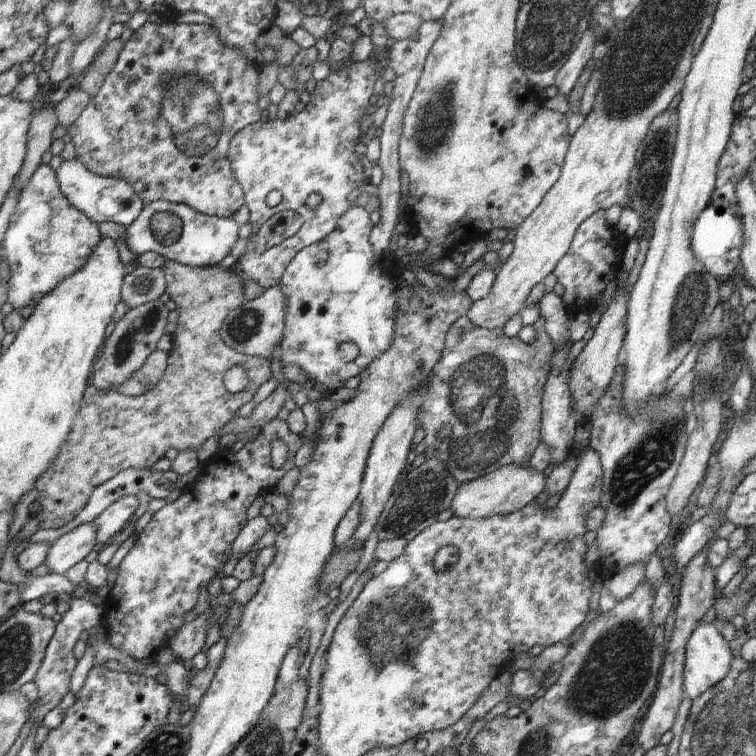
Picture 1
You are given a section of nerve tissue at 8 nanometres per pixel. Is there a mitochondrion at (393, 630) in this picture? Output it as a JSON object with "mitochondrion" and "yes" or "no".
{"mitochondrion":"yes"}

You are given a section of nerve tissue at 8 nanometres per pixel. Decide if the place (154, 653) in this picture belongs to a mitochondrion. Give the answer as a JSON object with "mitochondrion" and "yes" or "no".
{"mitochondrion":"no"}

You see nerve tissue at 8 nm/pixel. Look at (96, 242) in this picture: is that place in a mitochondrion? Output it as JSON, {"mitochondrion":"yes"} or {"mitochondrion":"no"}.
{"mitochondrion":"no"}

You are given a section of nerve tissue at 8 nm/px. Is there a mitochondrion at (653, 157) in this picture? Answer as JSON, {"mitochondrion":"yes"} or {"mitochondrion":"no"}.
{"mitochondrion":"yes"}

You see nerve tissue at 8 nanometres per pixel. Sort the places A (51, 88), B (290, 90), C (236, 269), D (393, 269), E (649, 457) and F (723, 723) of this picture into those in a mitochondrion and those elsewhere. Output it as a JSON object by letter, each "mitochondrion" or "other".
{"A":"other","B":"other","C":"other","D":"other","E":"mitochondrion","F":"mitochondrion"}

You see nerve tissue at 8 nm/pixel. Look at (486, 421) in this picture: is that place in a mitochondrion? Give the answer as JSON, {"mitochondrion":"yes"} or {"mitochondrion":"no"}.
{"mitochondrion":"yes"}

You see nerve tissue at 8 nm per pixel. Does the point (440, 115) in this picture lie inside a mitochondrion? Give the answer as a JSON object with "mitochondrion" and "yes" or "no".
{"mitochondrion":"yes"}

